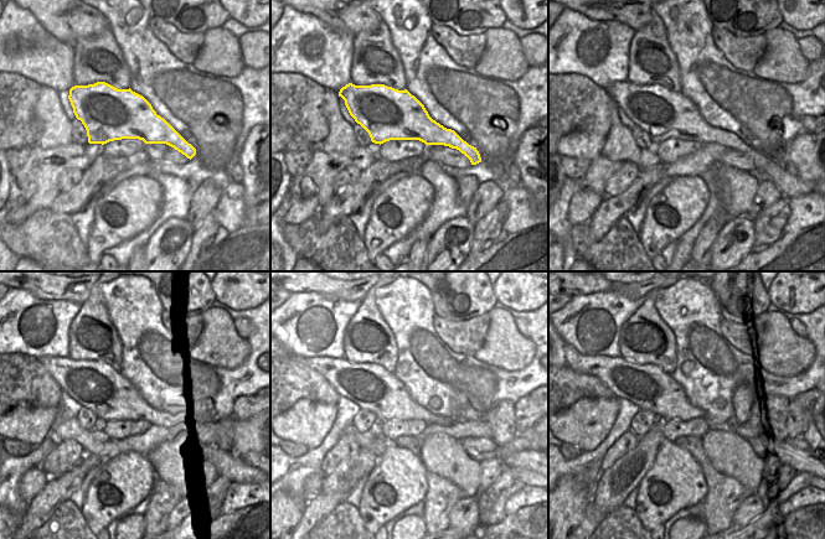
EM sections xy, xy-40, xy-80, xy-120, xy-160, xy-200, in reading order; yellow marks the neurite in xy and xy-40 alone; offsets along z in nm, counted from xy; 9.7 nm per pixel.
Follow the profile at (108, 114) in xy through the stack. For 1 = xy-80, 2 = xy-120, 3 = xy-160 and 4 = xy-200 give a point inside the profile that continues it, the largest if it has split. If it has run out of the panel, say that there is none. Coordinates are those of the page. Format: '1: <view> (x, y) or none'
1: xy-80 (663, 114)
2: xy-120 (96, 385)
3: xy-160 (370, 385)
4: xy-200 (646, 385)

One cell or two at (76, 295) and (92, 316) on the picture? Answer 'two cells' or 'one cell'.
two cells

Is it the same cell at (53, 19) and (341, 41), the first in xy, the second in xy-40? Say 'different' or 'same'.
different

